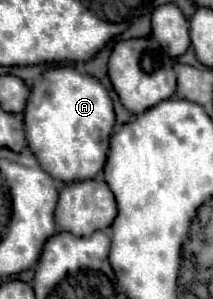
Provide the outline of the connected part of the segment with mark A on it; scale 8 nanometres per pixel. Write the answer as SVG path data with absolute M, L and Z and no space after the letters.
M71 67L49 69L47 73L43 73L41 79L35 83L25 107L25 131L27 131L29 149L39 159L39 165L51 177L63 183L95 179L99 175L107 159L109 137L111 137L113 125L115 125L115 113L113 113L113 105L107 95L107 89L99 83L99 79L91 75L83 75Z

